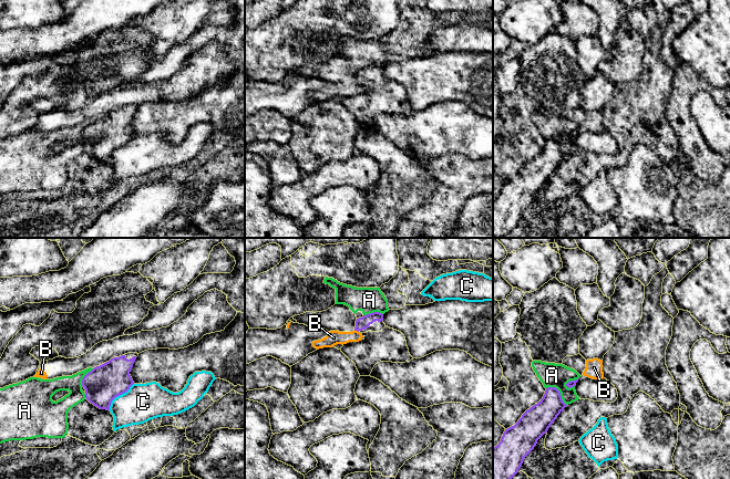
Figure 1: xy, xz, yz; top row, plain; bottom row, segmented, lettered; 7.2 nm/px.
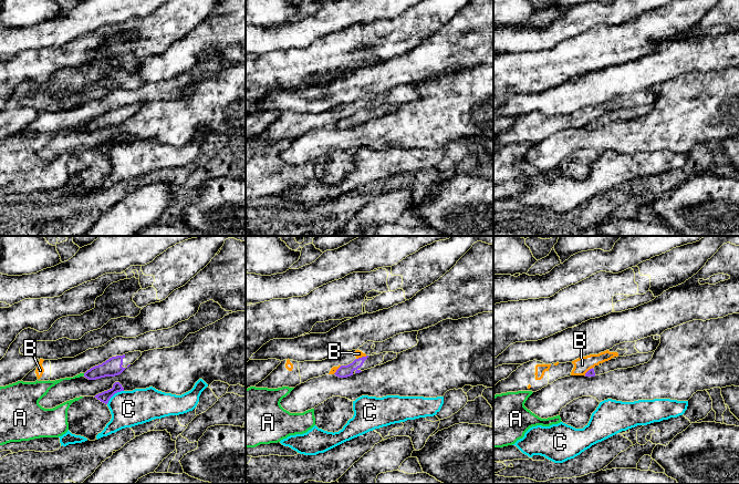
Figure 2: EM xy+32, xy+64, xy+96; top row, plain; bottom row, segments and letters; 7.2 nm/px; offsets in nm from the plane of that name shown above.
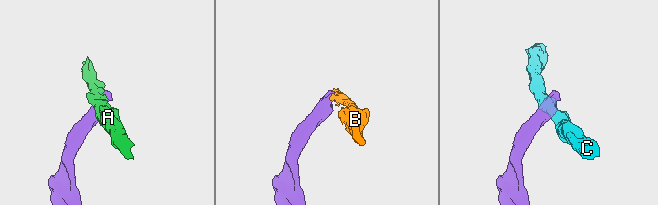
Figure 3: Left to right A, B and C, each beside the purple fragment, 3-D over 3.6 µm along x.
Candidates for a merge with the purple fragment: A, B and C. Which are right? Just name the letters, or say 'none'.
none

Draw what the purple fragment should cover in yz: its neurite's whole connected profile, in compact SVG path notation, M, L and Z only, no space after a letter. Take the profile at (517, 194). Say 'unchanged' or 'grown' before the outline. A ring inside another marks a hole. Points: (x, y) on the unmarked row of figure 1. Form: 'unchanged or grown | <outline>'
unchanged | M547 139L543 150L527 162L514 178L505 181L498 197L493 199L493 238L505 238L518 225L524 210L534 201L537 192L547 185L566 158L559 143Z

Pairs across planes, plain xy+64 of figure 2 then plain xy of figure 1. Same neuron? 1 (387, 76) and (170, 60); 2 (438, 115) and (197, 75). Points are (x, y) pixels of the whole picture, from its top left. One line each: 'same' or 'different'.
1: same
2: different

